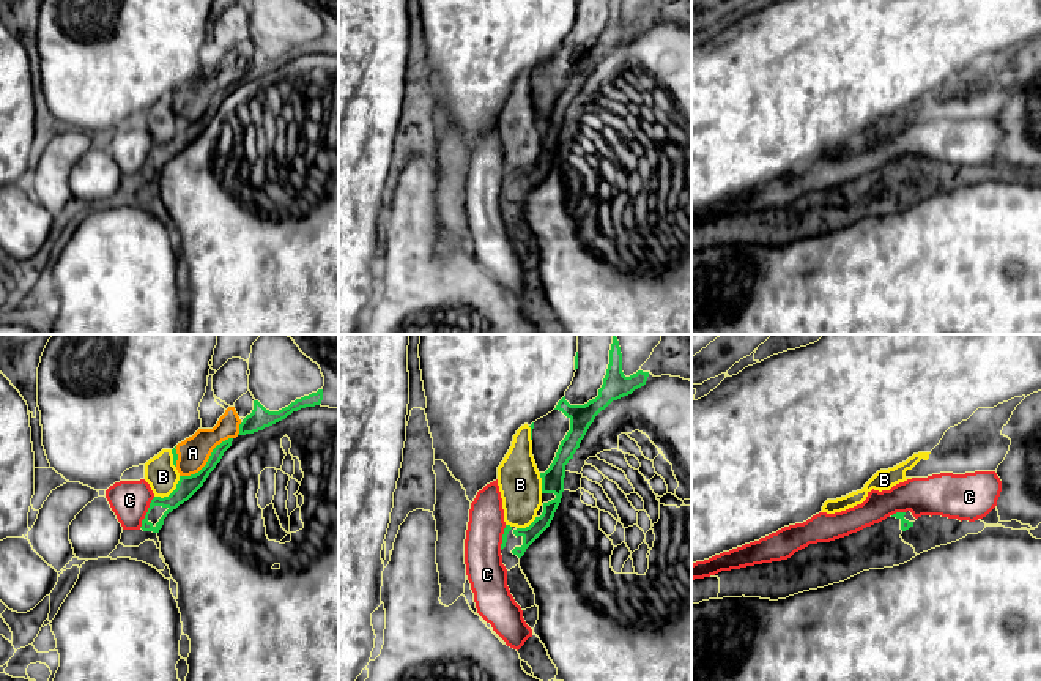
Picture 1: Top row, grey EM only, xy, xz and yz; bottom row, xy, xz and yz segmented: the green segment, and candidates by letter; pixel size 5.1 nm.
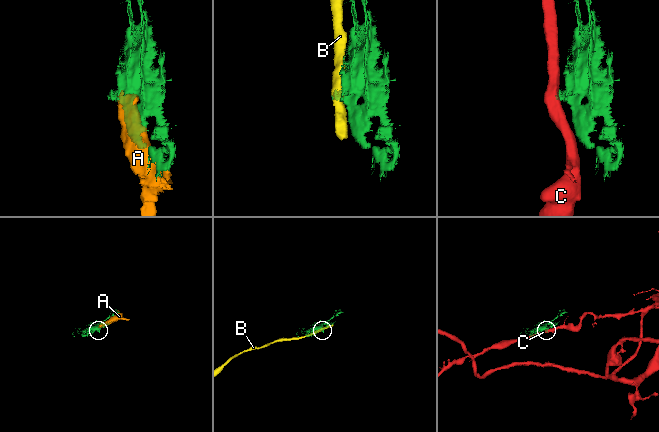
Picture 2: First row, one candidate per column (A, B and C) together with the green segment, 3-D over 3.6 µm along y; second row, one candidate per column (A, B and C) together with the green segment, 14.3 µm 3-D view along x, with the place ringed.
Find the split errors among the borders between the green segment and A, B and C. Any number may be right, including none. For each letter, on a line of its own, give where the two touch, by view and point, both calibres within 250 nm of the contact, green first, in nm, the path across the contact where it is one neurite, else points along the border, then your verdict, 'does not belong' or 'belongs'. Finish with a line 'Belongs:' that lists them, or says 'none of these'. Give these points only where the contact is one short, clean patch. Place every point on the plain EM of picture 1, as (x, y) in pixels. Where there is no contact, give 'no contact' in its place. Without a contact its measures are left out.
A: contact xy (208, 107); calibres 100 and 160 nm; belongs
B: contact xy (172, 139); calibres 100 and 160 nm; does not belong
C: contact xy (147, 160); calibres 100 and 200 nm; border xy (155, 144), (139, 174); does not belong
Belongs: A

